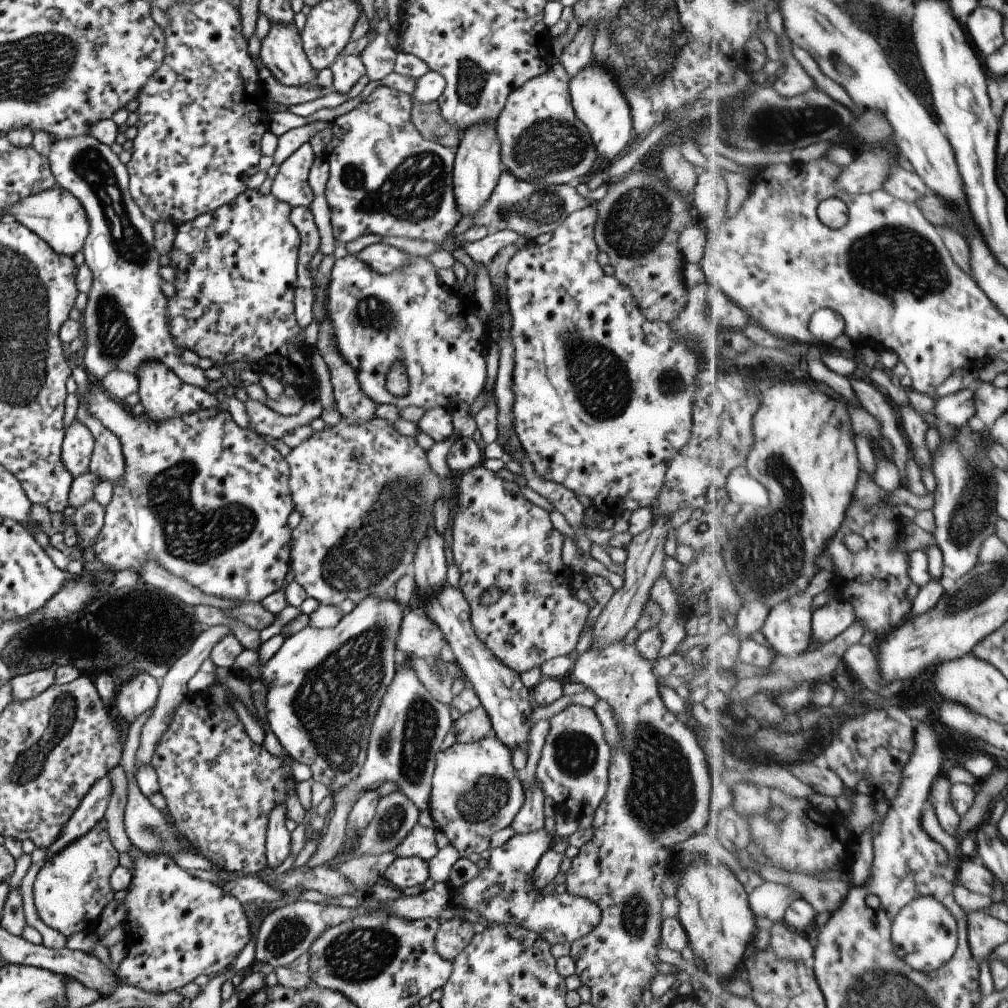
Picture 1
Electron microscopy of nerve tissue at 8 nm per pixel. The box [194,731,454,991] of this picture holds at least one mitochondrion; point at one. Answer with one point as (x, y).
(358, 955)

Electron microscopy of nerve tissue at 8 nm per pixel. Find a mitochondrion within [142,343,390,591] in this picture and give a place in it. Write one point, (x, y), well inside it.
(193, 539)

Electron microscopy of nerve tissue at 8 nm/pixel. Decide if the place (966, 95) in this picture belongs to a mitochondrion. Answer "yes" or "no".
no

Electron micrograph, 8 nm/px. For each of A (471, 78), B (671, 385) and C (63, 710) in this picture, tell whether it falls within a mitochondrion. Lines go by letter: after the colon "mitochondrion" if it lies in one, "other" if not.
A: mitochondrion
B: mitochondrion
C: mitochondrion

